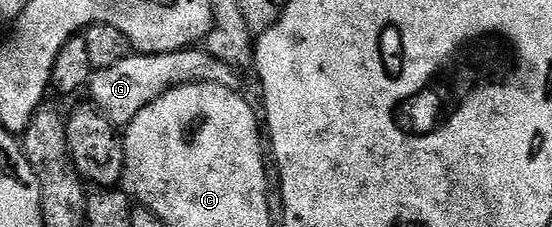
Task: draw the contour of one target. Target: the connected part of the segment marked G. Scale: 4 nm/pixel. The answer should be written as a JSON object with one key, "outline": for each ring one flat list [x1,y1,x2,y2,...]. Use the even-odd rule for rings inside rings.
{"outline":[[205,47,180,49,178,53,134,52,132,55,121,57,119,63,111,63,111,67,96,70,89,78,87,93,93,96,92,104,109,118,111,124,128,127,135,115,143,111,143,107,150,105,168,89,180,85,215,83,228,89,240,90,241,77,229,63,228,60,212,57]]}

